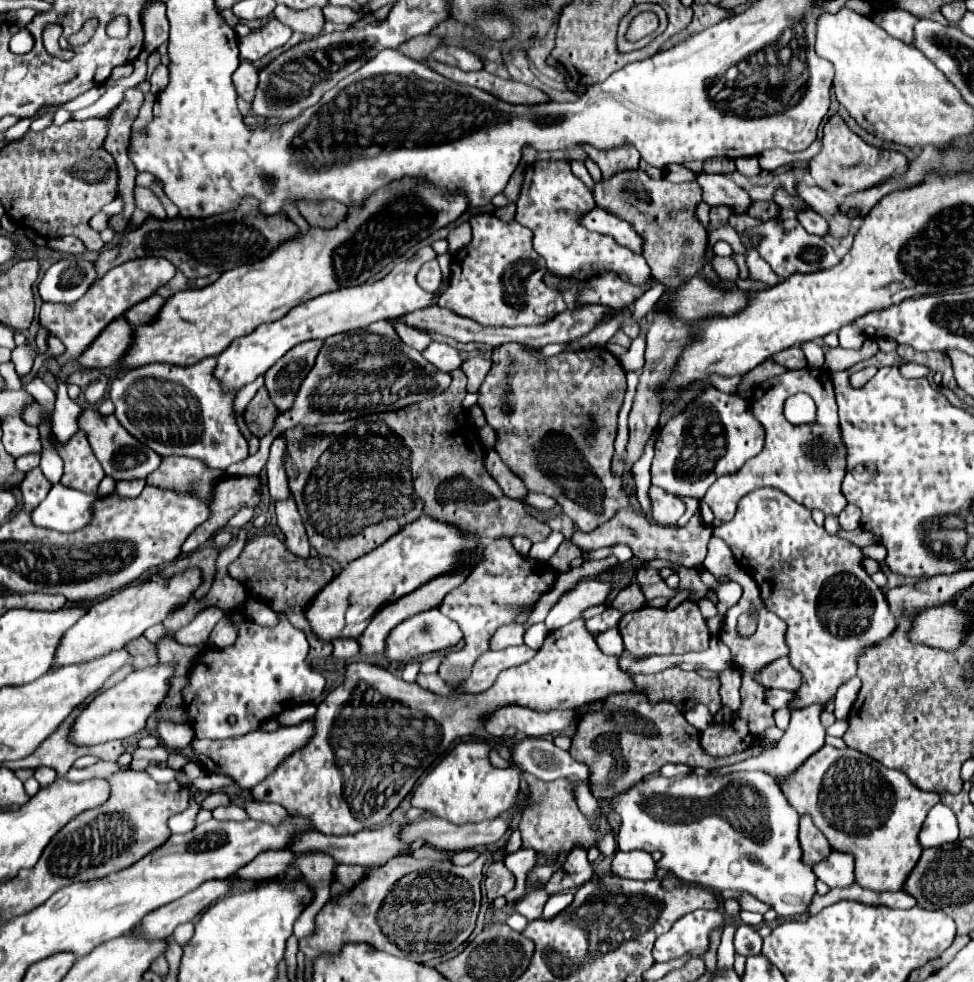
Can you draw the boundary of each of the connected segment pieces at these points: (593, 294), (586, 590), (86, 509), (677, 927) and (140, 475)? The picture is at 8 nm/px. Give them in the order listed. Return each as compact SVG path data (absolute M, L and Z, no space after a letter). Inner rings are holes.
M604 273L590 283L582 291L578 291L578 303L598 303L606 307L626 307L642 297L652 285L632 285L622 281L616 273Z
M582 579L572 589L568 589L546 615L548 631L560 629L574 619L582 619L582 611L594 605L606 605L608 595L612 593L612 585L600 579Z
M56 483L38 509L34 509L32 521L54 531L78 531L90 523L94 515L94 499L98 499L98 495L86 495Z
M698 909L690 915L684 915L672 925L668 933L656 939L652 949L654 961L664 963L664 961L678 959L682 955L704 959L704 953L710 949L710 933L714 929L722 929L724 925L726 925L726 917L722 911ZM660 955L664 955L664 959L660 959Z
M84 409L84 415L80 417L80 429L86 431L88 441L94 449L94 455L98 457L98 461L102 463L106 475L114 477L116 481L122 479L144 479L148 477L152 471L156 471L160 467L160 455L154 453L150 447L146 447L144 443L140 443L138 439L134 439L120 423L114 415L100 415L94 409Z

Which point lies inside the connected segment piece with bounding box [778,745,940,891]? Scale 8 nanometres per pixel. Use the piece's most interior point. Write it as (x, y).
(875, 813)

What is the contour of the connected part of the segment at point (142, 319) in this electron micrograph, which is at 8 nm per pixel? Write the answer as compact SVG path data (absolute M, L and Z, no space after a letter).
M152 295L150 299L134 305L124 317L134 325L140 327L142 323L154 323L154 315L158 315L158 307L162 307L162 303L166 303L164 297L160 295Z

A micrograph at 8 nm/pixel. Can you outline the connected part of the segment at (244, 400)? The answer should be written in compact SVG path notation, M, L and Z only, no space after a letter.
M264 374L260 375L255 381L244 386L236 395L234 400L234 412L238 417L248 406L256 392L264 386Z

